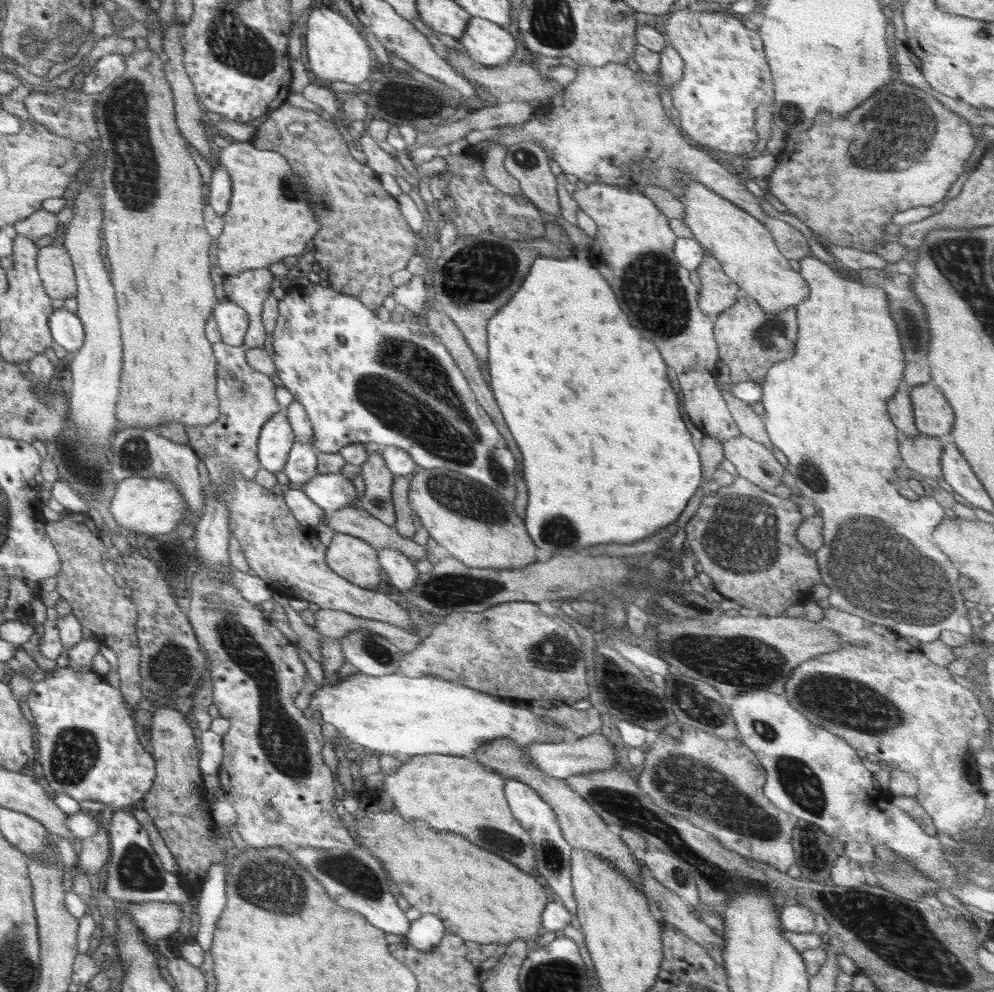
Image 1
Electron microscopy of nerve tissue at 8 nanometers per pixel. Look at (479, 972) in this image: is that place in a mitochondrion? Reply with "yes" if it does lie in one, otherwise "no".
no

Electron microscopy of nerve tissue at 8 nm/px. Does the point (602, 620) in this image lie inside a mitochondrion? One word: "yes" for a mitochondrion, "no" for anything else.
no

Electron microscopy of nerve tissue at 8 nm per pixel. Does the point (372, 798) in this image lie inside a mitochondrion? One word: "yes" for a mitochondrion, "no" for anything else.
no

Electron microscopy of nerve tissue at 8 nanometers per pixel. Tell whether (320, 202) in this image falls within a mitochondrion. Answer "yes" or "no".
yes

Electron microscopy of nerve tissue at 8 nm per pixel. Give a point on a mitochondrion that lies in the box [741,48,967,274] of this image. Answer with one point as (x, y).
(892, 130)

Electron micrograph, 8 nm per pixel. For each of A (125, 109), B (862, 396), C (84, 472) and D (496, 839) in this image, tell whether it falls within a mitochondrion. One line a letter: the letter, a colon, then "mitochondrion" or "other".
A: mitochondrion
B: other
C: mitochondrion
D: mitochondrion

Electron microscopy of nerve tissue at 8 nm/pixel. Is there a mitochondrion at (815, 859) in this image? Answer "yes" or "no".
yes

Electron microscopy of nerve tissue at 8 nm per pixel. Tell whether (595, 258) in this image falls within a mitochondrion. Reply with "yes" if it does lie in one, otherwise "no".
no

